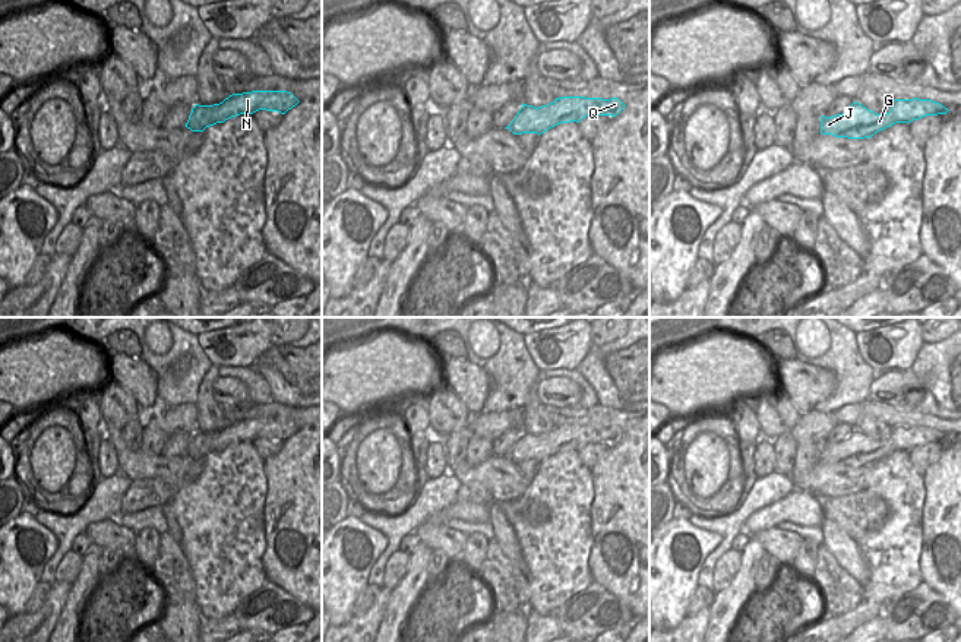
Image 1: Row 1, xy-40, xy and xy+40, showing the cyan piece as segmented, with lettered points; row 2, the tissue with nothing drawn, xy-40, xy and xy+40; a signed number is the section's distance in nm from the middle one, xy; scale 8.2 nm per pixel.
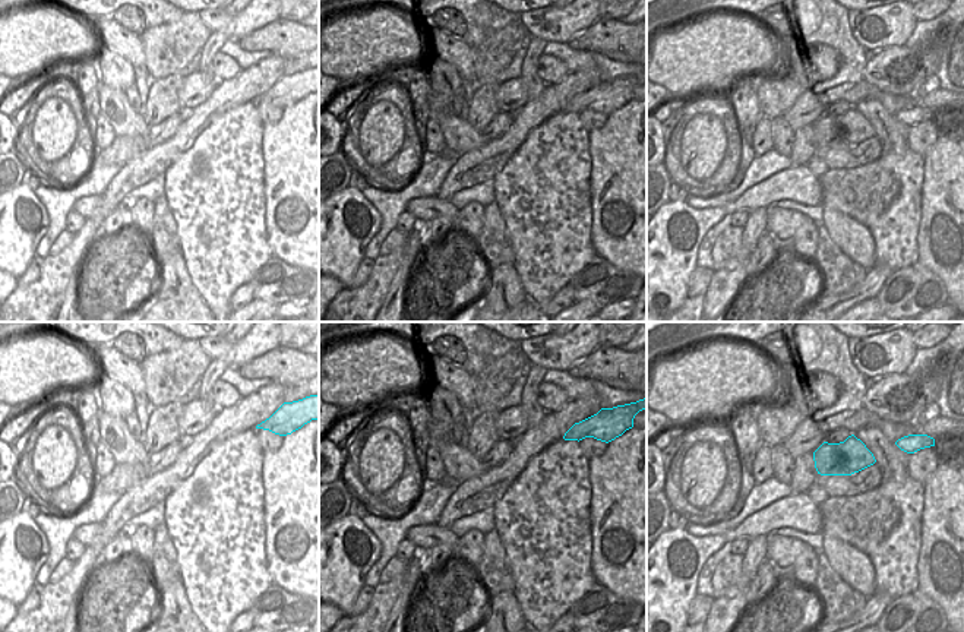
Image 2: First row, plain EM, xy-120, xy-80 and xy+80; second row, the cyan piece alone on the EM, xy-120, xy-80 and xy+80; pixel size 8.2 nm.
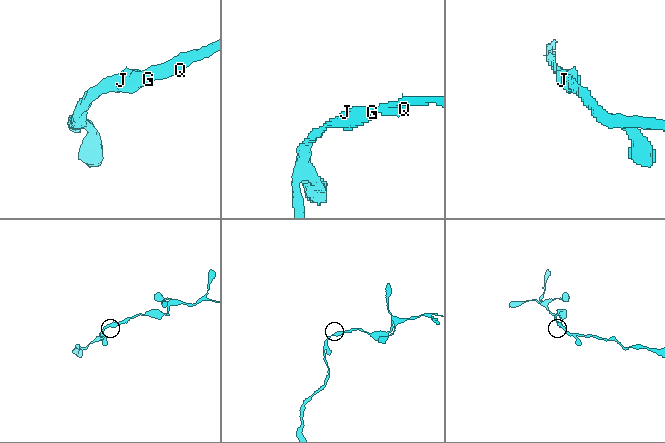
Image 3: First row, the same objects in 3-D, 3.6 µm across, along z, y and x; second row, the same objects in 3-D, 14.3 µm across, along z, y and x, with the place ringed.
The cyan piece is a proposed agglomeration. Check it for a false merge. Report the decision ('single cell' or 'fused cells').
single cell

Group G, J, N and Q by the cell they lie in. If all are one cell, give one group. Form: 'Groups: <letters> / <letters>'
Groups: G J N Q.

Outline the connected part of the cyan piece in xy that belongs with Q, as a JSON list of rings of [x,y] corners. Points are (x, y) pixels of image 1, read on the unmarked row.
[[[562,424],[538,436],[522,431],[521,437],[505,456],[513,462],[537,461],[538,464],[560,450],[579,450],[587,443],[616,445],[625,431],[619,426]]]

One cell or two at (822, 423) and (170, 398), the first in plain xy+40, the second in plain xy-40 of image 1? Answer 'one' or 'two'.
two

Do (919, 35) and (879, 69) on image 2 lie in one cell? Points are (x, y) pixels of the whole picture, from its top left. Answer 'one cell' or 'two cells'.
two cells

